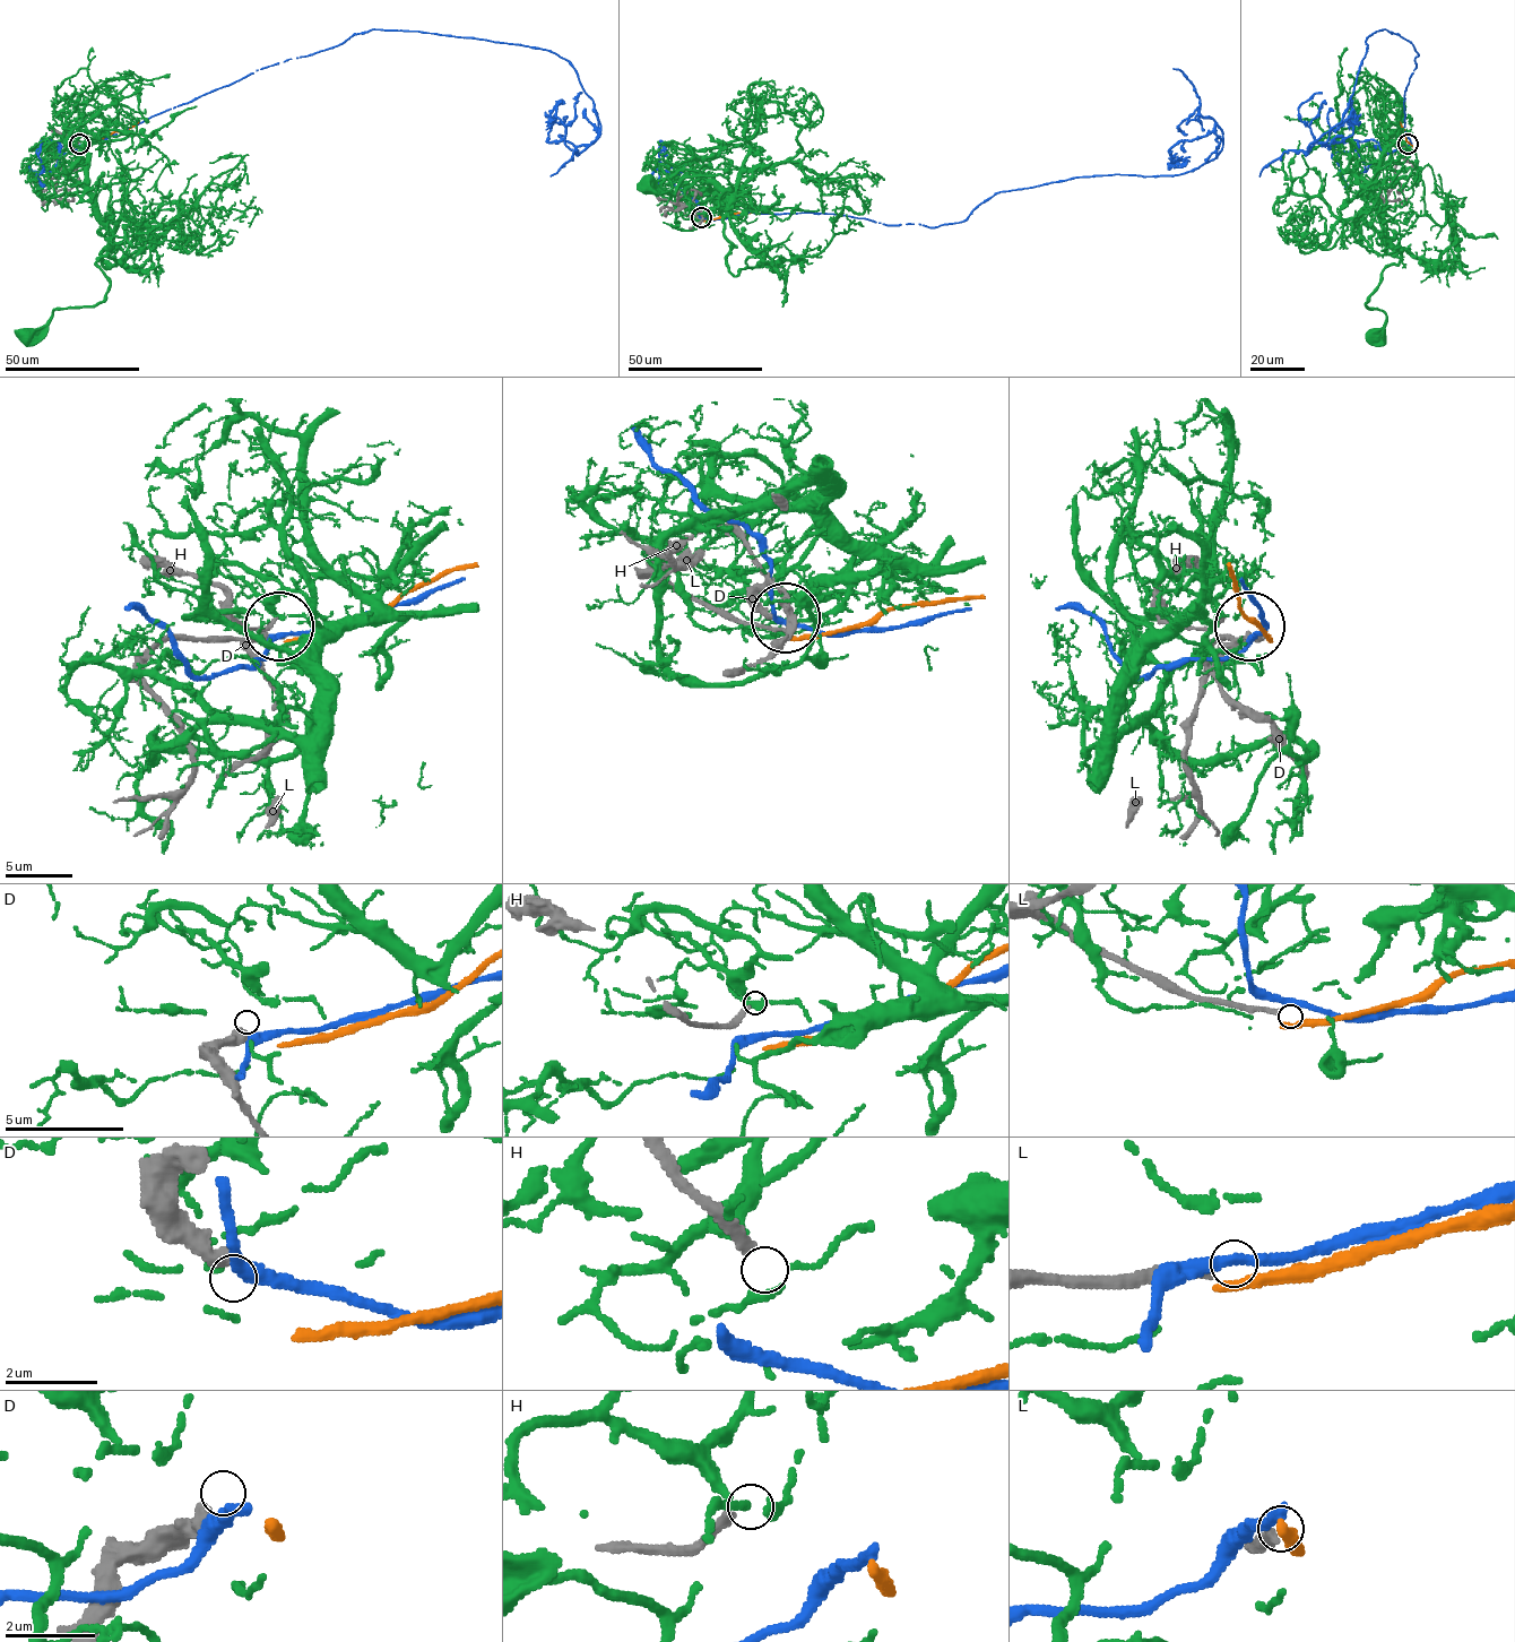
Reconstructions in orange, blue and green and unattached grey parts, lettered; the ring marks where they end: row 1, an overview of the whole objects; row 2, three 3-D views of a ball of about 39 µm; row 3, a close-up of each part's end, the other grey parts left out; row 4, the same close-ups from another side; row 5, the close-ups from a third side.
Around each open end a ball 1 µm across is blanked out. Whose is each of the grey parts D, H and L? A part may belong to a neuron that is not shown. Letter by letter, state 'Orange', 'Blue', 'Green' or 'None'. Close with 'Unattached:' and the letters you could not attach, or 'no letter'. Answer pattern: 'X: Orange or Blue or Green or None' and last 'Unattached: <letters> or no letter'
D: None
H: None
L: None
Unattached: D, H, L

